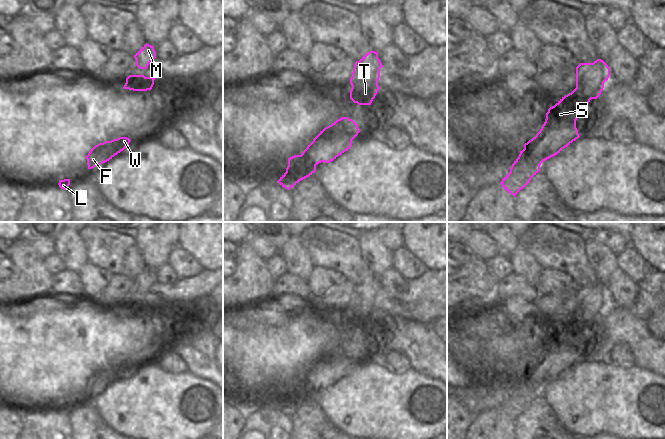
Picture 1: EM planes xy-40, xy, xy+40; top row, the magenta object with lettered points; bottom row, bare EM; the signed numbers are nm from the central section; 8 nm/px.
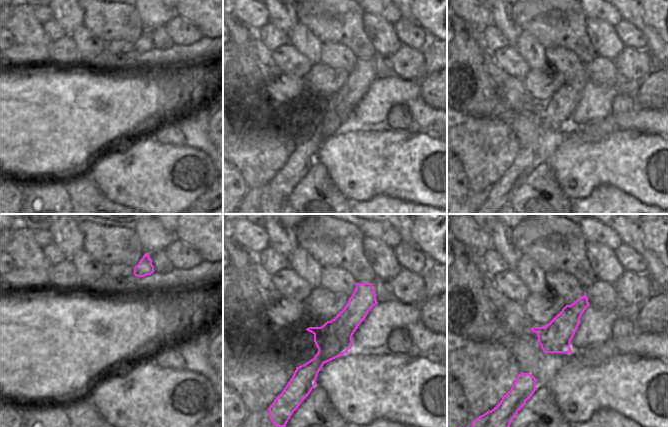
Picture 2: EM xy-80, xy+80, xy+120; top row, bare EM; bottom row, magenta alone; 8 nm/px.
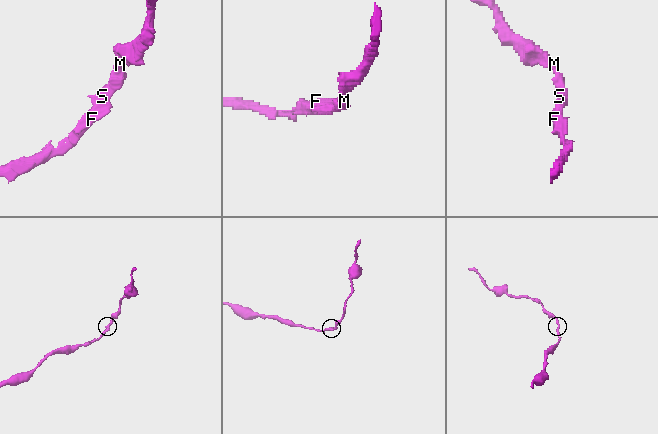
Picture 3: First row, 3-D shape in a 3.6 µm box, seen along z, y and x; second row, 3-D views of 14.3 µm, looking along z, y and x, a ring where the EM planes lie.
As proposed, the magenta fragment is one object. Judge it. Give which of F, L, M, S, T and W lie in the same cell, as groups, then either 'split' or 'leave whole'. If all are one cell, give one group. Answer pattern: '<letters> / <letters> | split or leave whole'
F L M S T W | leave whole

